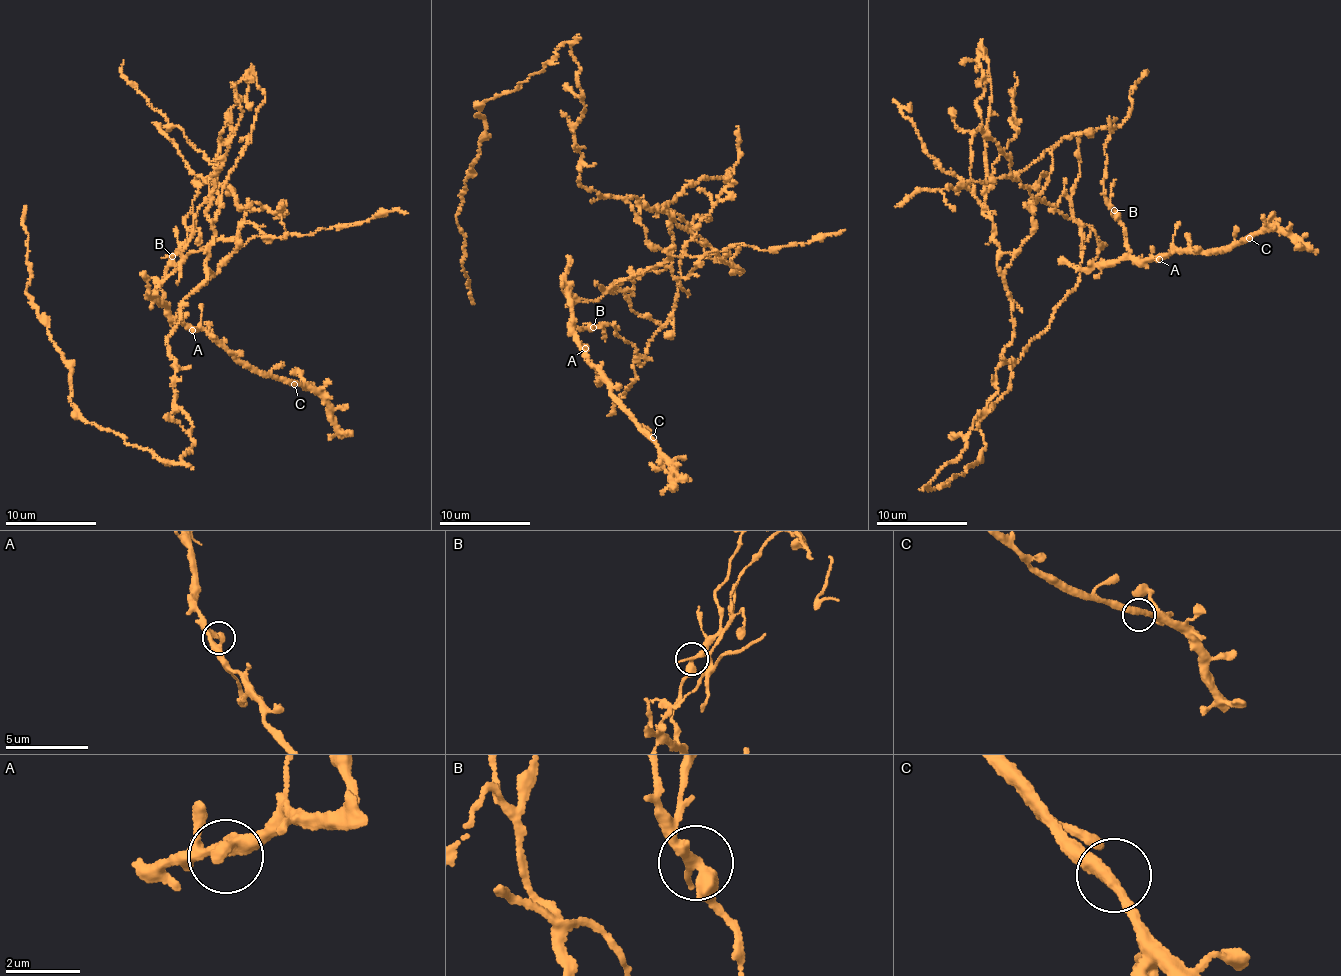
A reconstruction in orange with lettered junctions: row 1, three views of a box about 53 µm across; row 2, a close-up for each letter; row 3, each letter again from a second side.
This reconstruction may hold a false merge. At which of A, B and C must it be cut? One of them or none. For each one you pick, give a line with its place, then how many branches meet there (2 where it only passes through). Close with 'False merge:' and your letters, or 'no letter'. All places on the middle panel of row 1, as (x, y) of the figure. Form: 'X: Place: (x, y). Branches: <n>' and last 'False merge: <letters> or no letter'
B: Place: (593, 327). Branches: 2
False merge: B

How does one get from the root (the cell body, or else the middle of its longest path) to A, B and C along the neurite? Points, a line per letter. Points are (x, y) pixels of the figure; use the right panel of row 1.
A: (996, 371), (1014, 329), (1004, 274), (1030, 233), (1037, 201), (1087, 225), (1104, 262), (1158, 255), (1159, 259)
B: (996, 371), (1014, 329), (1004, 274), (1030, 233), (1034, 204), (1087, 225), (1104, 262), (1129, 254), (1115, 211)
C: (996, 371), (1014, 329), (1004, 274), (1037, 201), (1087, 225), (1104, 262), (1249, 238)

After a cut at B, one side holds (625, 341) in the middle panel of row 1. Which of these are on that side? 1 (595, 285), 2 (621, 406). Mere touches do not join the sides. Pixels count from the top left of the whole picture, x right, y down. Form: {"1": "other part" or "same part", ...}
{"1": "same part", "2": "other part"}

